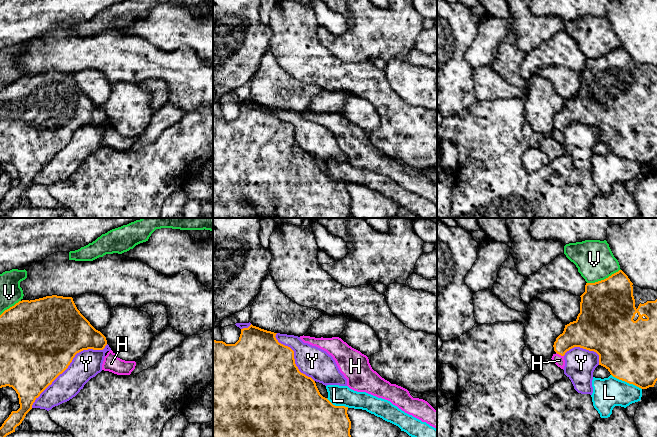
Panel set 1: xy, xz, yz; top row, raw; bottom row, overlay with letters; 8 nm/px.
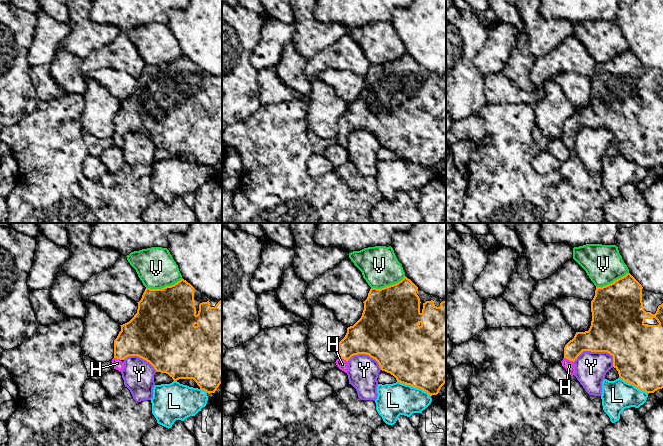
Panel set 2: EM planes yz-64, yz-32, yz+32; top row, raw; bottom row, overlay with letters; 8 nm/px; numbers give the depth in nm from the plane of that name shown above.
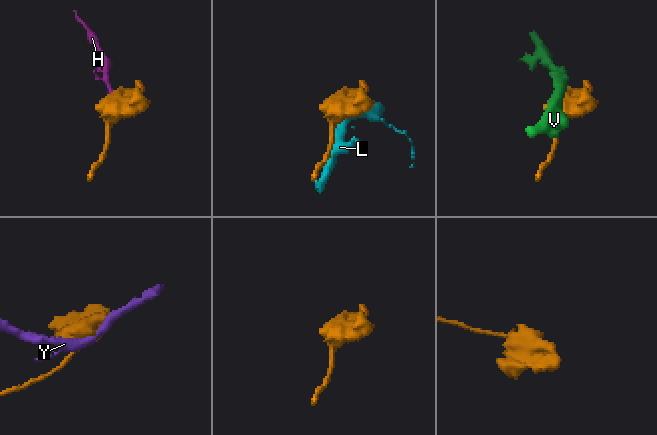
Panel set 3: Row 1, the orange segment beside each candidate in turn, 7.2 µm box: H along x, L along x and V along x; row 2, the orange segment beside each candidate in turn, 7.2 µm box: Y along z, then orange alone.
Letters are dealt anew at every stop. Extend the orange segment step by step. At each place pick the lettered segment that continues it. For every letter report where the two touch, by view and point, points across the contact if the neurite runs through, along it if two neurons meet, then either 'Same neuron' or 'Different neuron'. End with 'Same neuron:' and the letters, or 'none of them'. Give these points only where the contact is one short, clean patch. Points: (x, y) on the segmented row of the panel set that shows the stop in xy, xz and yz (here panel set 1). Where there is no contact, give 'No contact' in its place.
H: Touches orange at yz (560, 354). Path across: yz (583, 333), (577, 334), (560, 354), (559, 360). Same neuron
L: Touches orange at yz (626, 381). Different neuron
V: Touches orange at yz (604, 279). Different neuron
Y: Touches orange at xy (69, 364). Different neuron
Same neuron: H

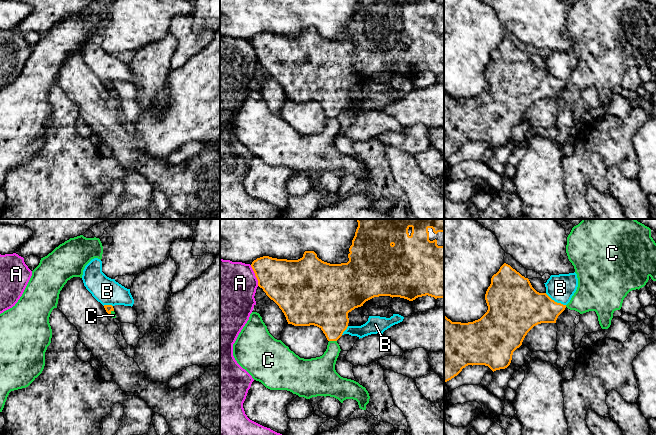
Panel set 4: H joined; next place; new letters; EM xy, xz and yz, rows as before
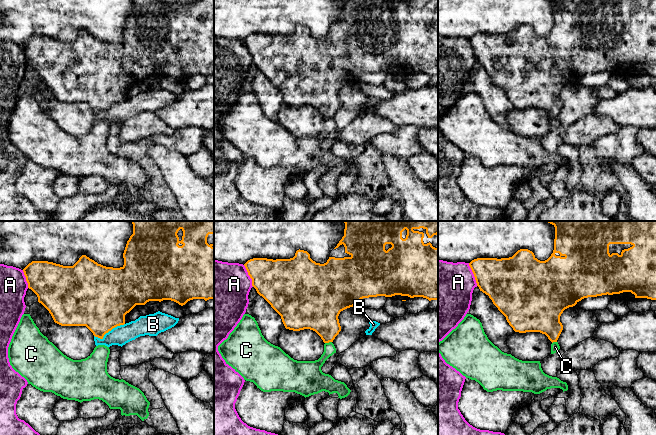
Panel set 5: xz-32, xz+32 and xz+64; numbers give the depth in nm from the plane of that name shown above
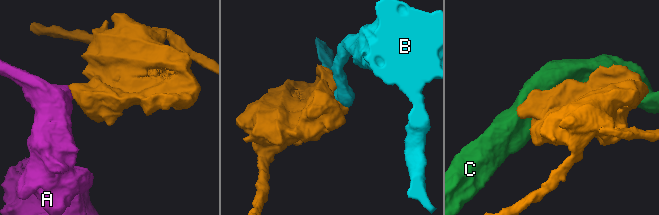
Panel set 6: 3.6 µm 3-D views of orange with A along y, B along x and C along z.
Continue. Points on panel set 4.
A: Touches orange at xz (255, 275). Different neuron
B: Touches orange at yz (554, 301). Different neuron
C: Touches orange at xz (333, 340). Boundary: xz (329, 340), (336, 341). Different neuron
Same neuron: none of them

